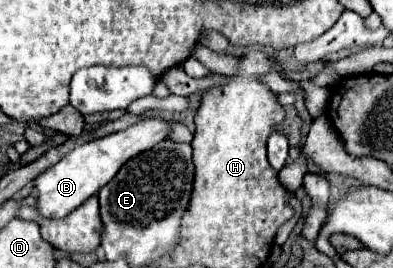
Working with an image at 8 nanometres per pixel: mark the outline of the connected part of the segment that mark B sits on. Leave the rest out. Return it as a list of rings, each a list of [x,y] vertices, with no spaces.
[[[157,115],[143,117],[129,129],[117,131],[113,135],[93,139],[77,149],[73,149],[69,155],[65,155],[59,163],[49,167],[45,173],[41,173],[35,179],[37,189],[37,209],[45,217],[65,217],[73,209],[77,209],[85,199],[95,195],[103,185],[111,181],[111,177],[121,169],[123,163],[127,163],[131,157],[155,147],[163,139],[169,137],[173,123],[167,119],[161,119]]]

